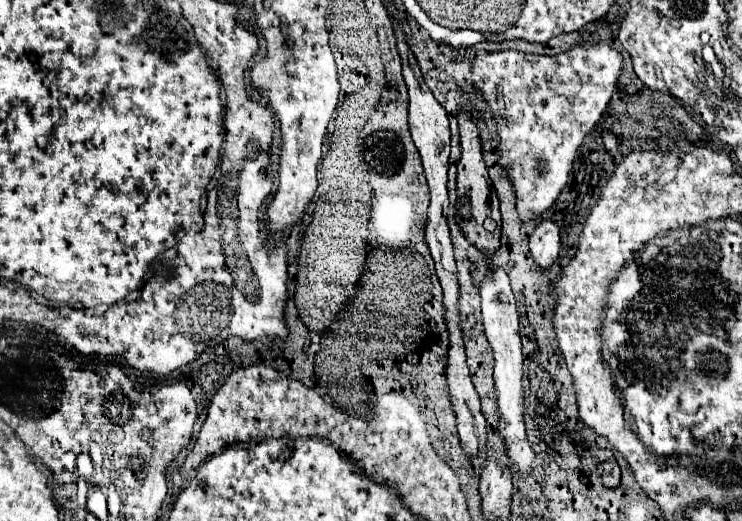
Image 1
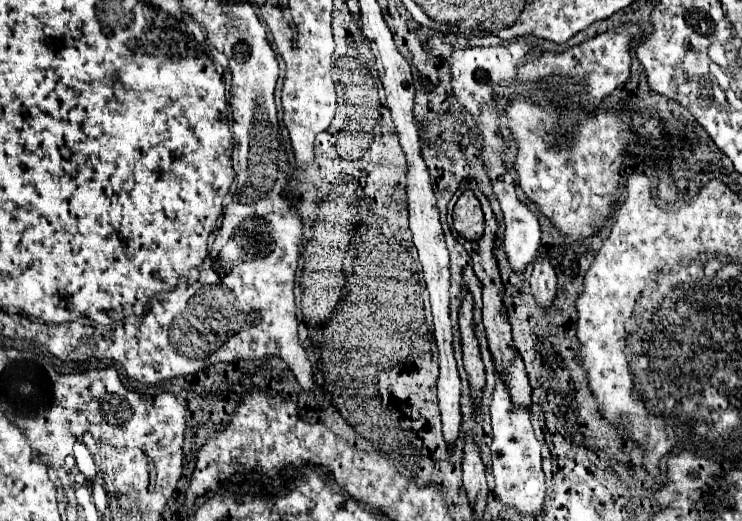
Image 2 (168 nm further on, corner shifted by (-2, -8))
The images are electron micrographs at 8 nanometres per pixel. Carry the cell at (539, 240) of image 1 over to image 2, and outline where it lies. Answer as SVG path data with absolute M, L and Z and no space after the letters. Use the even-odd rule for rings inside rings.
M548 256L536 258L534 270L530 276L532 296L536 298L540 308L550 308L556 298L556 272L548 260Z

